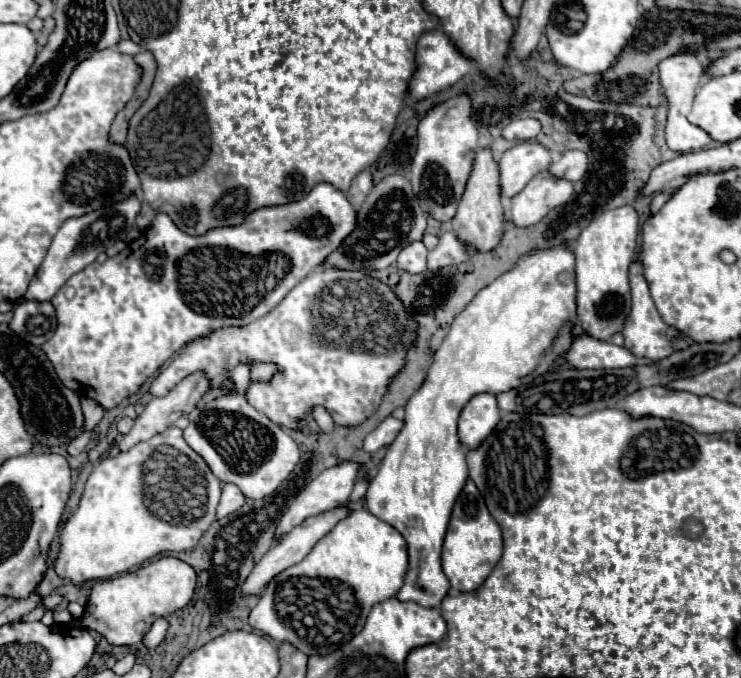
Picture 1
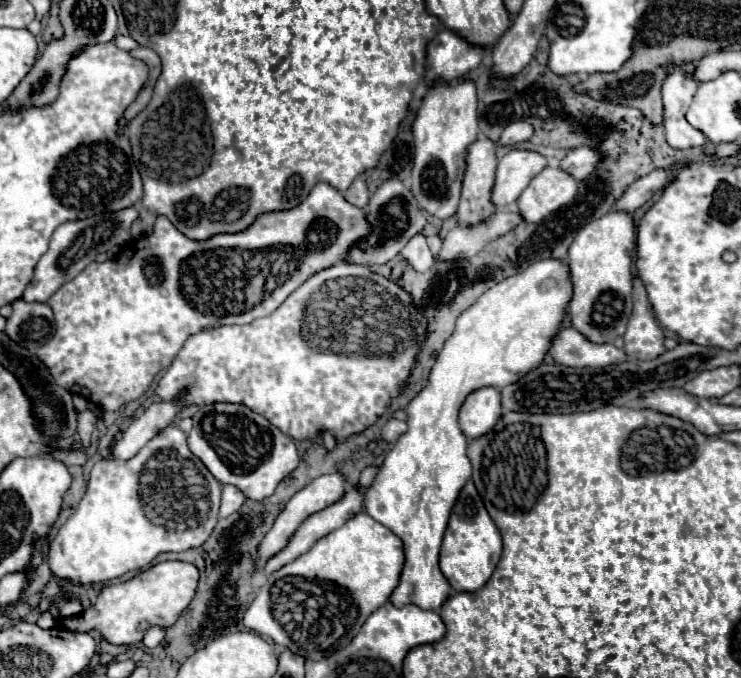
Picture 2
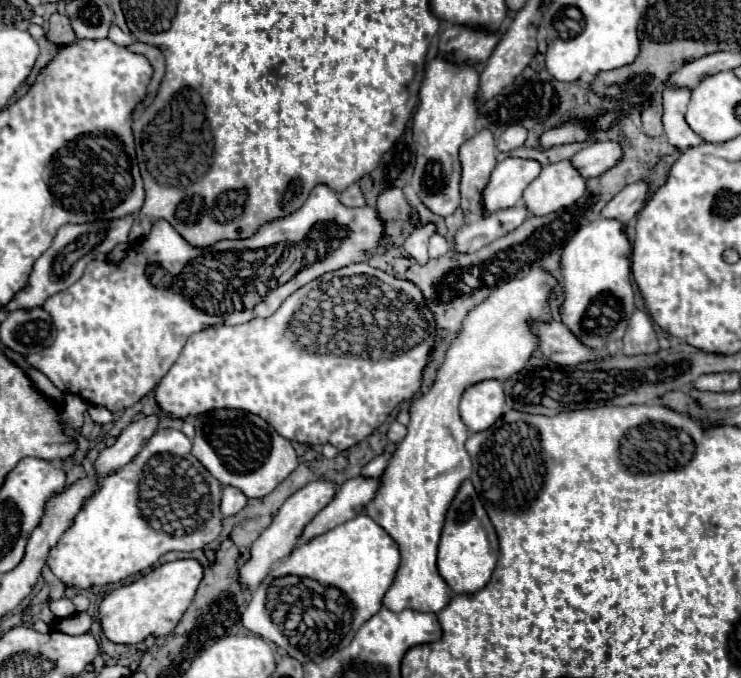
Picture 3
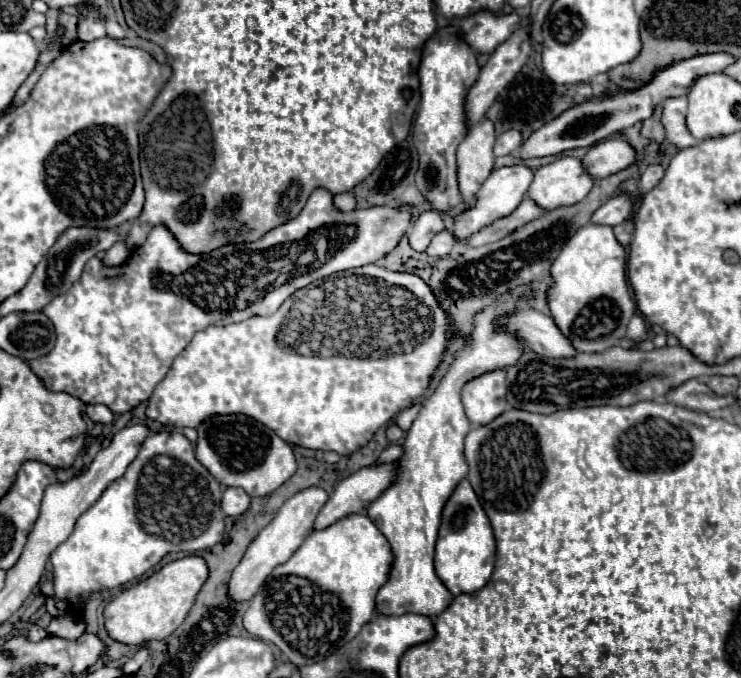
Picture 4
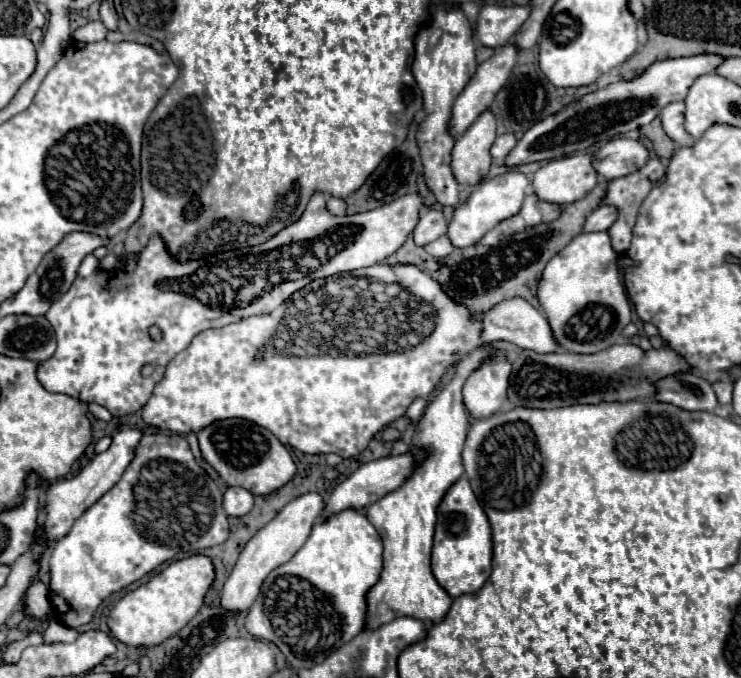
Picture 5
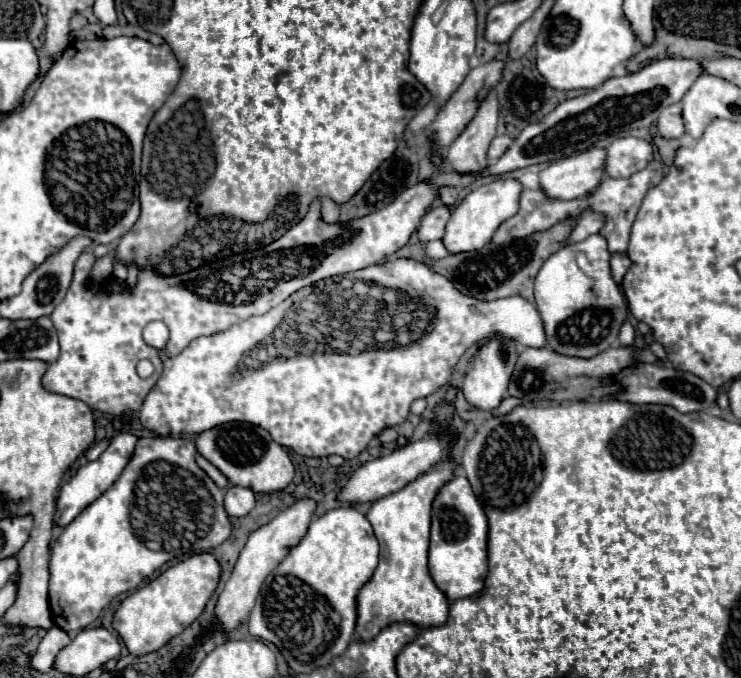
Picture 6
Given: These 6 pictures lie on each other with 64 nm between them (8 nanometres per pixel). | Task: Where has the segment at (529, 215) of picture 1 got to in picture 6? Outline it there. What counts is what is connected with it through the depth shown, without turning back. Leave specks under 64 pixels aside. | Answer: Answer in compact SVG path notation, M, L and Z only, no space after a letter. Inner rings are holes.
M590 148L552 162L540 172L540 188L548 198L576 200L590 194L604 176L604 150Z

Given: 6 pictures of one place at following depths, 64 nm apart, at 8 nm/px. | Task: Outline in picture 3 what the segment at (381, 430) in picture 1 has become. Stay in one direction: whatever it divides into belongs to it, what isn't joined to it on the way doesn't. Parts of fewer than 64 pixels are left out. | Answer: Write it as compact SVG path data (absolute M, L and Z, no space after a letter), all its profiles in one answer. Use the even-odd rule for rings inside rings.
M394 420L390 426L388 426L388 440L390 442L400 442L404 436L406 436L406 426L402 426L398 420Z

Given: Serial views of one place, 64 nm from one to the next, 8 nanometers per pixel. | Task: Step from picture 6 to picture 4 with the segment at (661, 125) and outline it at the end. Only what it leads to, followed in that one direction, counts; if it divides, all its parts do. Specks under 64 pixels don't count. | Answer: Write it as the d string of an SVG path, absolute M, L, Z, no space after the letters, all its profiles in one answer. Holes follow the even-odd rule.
M686 96L678 98L666 98L664 100L664 114L662 114L662 124L666 128L666 140L678 148L688 148L696 146L698 140L690 134L686 128Z

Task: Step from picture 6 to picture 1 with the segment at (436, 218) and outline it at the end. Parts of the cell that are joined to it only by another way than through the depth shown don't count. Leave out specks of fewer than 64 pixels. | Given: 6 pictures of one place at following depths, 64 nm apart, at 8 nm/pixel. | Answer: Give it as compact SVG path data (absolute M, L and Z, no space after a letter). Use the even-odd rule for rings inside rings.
M416 242L416 244L410 244L408 248L404 248L398 256L398 270L404 270L408 274L420 274L424 272L424 264L426 264L426 254L428 250L424 248L422 242Z

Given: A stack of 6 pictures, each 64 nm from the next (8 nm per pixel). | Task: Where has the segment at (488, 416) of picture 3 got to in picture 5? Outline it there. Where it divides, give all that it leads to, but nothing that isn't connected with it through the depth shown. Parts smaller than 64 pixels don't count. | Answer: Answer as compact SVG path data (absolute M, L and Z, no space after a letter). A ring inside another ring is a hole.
M498 350L490 360L486 360L476 372L472 372L472 376L462 388L464 406L472 418L486 418L508 404L508 376L510 360L502 350Z

